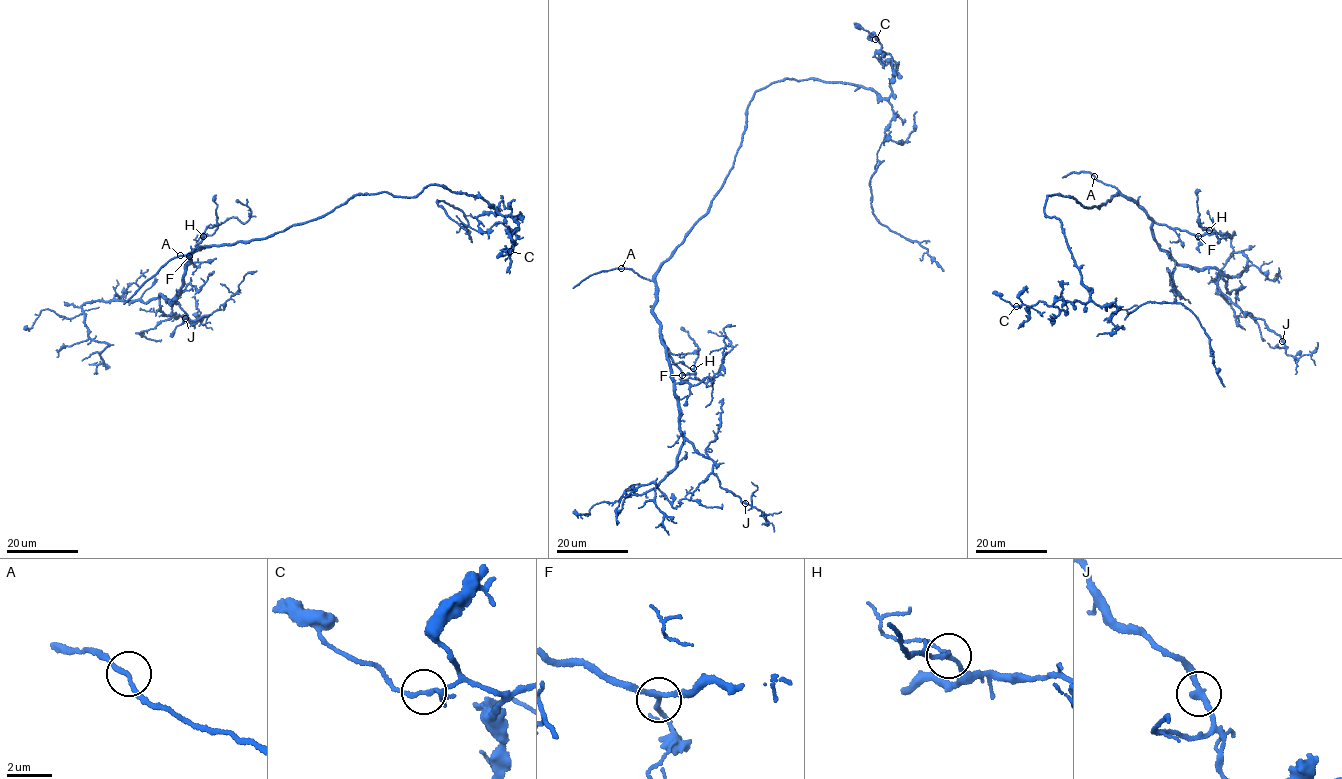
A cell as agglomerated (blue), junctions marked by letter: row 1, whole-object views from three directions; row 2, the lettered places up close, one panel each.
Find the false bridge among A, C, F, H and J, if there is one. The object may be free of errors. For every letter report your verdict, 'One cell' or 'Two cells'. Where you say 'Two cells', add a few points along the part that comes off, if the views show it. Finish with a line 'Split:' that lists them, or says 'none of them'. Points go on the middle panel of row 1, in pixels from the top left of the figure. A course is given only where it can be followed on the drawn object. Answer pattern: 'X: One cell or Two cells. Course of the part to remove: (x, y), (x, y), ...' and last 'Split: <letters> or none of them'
A: One cell
C: One cell
F: One cell
H: One cell
J: One cell
Split: none of them

